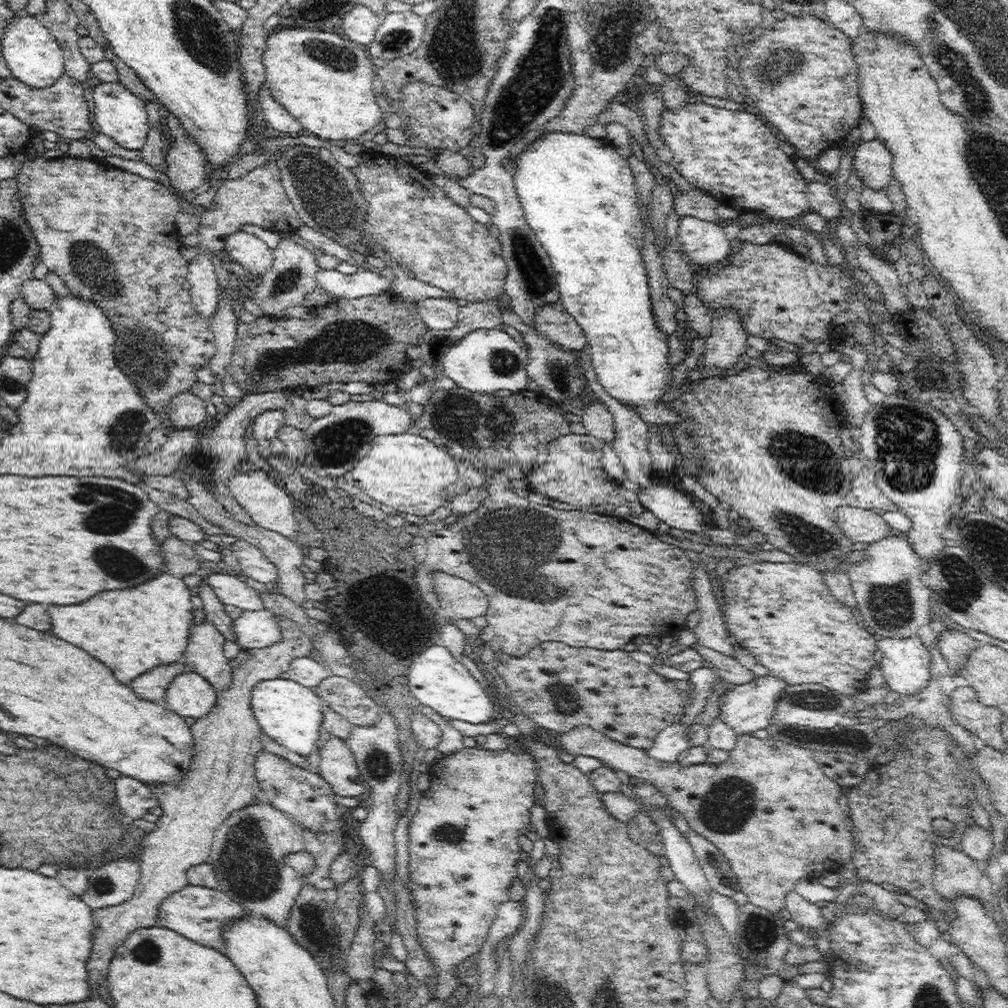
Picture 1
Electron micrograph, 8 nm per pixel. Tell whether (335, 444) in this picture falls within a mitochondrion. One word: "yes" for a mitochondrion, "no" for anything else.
yes

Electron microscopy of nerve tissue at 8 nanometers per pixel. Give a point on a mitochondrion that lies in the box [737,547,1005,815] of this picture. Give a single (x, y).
(961, 588)

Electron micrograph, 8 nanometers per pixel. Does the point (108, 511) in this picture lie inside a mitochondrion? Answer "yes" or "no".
yes

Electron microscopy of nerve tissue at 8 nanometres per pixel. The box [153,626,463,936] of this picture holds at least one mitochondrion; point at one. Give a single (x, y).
(240, 864)

